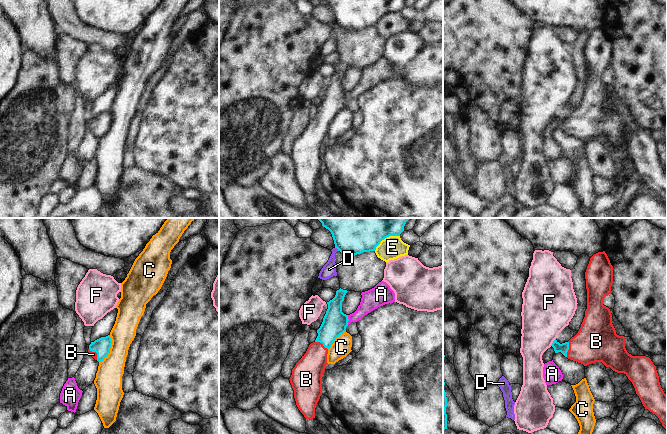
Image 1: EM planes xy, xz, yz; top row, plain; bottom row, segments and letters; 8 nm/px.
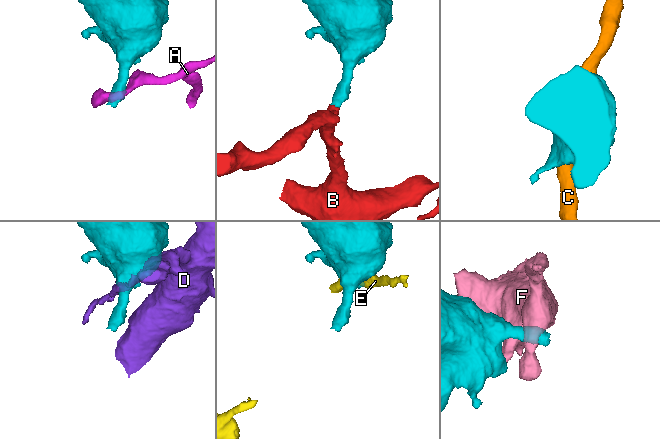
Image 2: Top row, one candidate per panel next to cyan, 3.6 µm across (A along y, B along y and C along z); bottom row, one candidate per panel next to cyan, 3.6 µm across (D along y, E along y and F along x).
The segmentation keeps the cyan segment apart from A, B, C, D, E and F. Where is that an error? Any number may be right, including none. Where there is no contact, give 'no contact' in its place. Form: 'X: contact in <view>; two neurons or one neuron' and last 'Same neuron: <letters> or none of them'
A: contact in xz; two neurons
B: contact in yz; one neuron
C: contact in xy; two neurons
D: contact in xz; two neurons
E: contact in xz; two neurons
F: contact in yz; two neurons
Same neuron: B

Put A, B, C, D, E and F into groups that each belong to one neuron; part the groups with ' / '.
A / B / C / D / E / F

